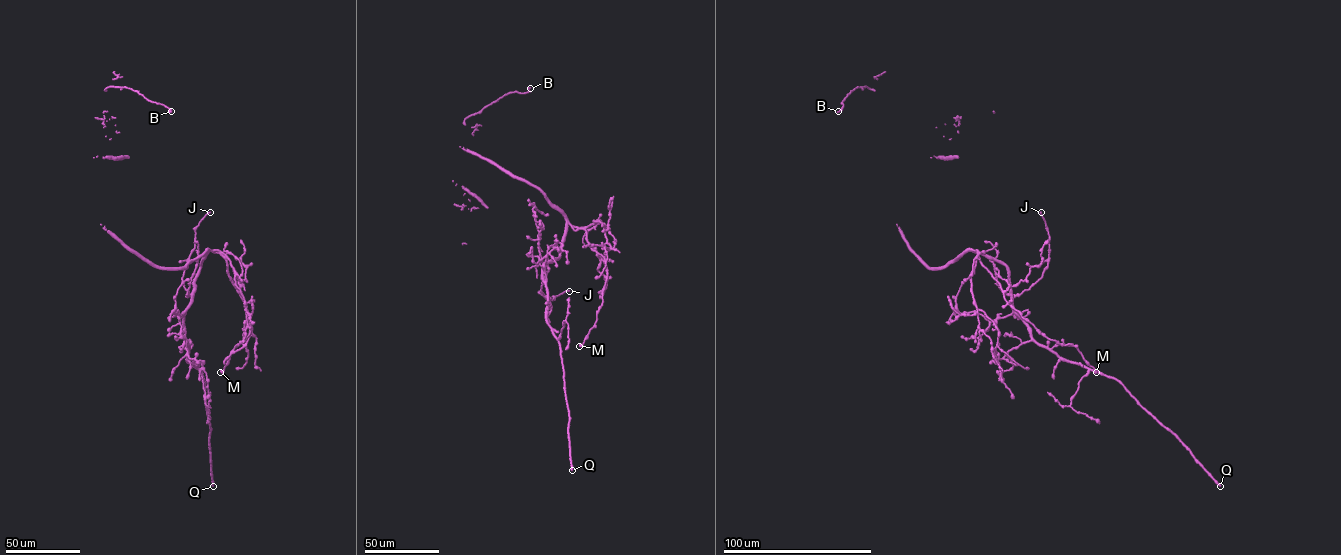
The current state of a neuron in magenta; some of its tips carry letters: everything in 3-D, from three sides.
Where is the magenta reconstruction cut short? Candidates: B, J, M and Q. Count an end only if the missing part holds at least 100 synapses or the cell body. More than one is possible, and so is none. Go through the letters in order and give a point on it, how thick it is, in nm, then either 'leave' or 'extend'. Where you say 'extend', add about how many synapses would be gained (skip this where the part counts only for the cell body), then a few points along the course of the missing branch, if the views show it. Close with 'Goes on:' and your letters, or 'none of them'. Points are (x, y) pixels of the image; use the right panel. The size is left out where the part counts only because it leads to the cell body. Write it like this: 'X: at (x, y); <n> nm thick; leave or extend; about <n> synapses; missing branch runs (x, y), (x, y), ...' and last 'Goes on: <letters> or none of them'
B: at (838, 111); 180 nm thick; leave
J: at (1041, 212); 190 nm thick; leave
M: at (1096, 372); 800 nm thick; leave
Q: at (1220, 486); 400 nm thick; extend; about 500 synapses
Goes on: Q

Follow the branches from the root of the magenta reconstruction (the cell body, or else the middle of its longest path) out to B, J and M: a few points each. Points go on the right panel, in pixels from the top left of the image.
B: (957, 258), (943, 266), (929, 268), (909, 247), (896, 224), (936, 127), (867, 86), (848, 94), (838, 111)
J: (957, 258), (975, 251), (1000, 260), (1010, 294), (1021, 294), (1047, 265), (1049, 235), (1041, 212)
M: (957, 258), (966, 251), (976, 250), (981, 263), (999, 284), (1004, 299), (1048, 338), (1075, 346), (1096, 372)

